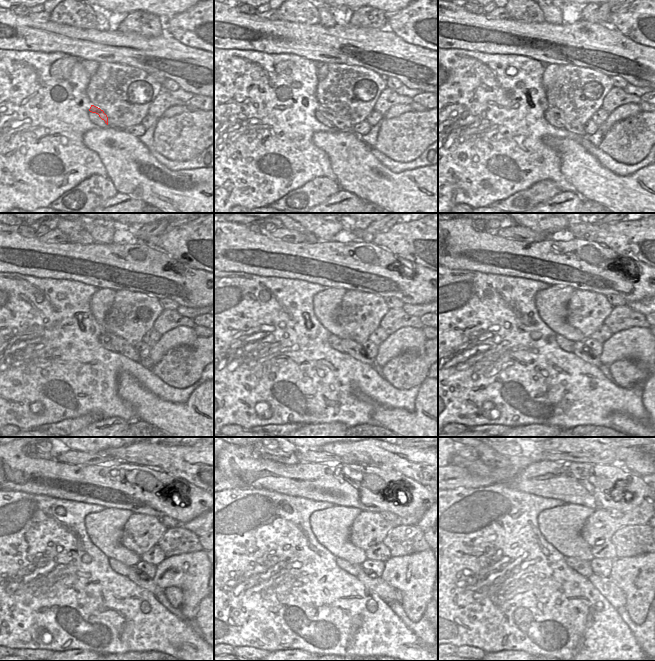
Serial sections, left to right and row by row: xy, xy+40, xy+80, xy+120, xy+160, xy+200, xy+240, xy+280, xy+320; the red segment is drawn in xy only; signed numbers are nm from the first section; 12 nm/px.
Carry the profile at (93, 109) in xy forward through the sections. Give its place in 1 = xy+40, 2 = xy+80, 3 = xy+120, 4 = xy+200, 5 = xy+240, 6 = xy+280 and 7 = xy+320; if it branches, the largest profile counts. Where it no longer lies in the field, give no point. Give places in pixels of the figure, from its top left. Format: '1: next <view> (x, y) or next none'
1: next xy+40 (340, 124)
2: next xy+80 (570, 125)
3: next xy+120 (123, 347)
4: next xy+200 (579, 349)
5: next xy+240 (134, 575)
6: next xy+280 (376, 584)
7: next xy+320 (608, 589)

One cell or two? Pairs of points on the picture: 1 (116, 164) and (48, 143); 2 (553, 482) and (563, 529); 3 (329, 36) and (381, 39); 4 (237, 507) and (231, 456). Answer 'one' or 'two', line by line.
1: two
2: two
3: one
4: two

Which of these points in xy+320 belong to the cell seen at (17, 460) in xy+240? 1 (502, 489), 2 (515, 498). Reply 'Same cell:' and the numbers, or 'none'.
Same cell: none

